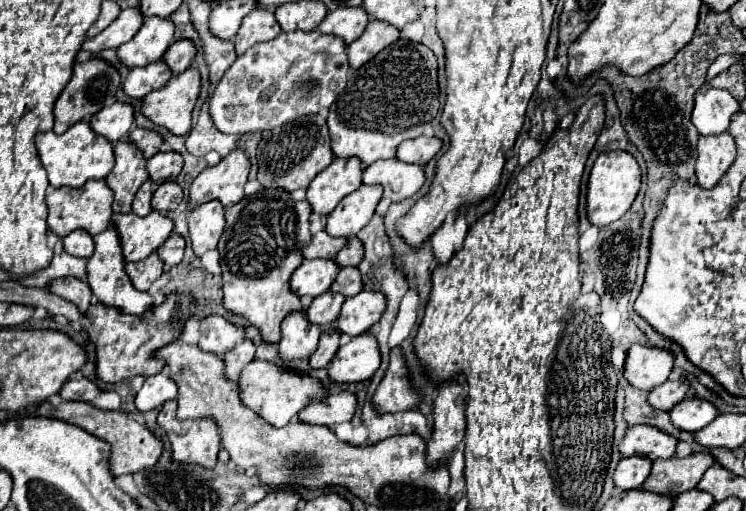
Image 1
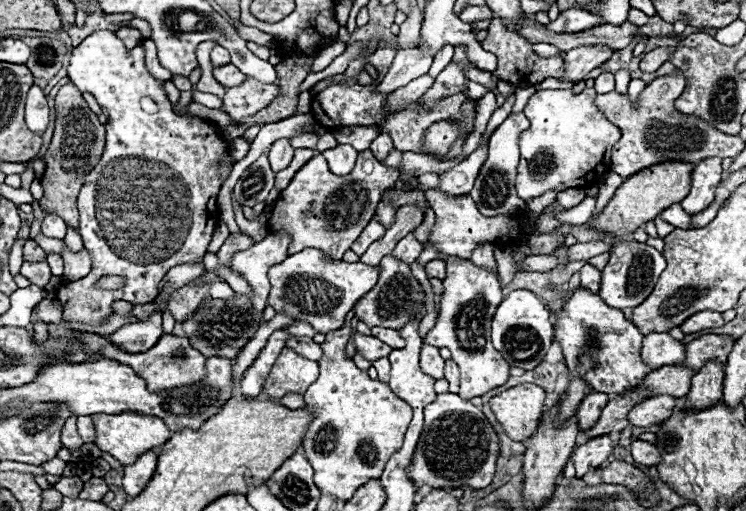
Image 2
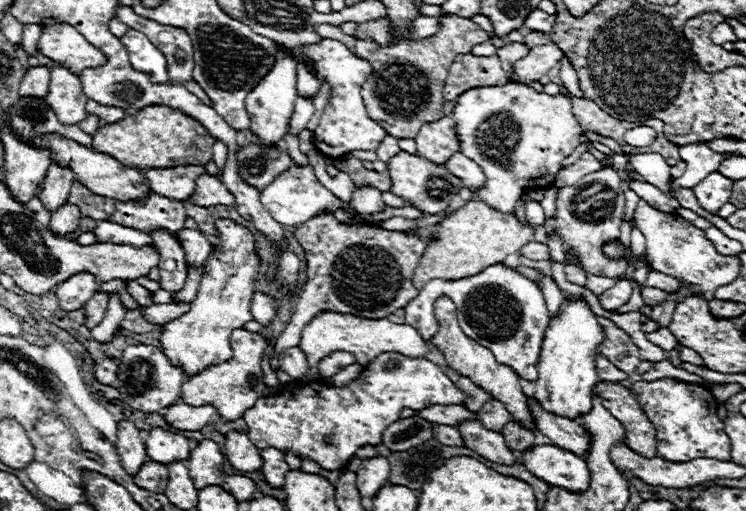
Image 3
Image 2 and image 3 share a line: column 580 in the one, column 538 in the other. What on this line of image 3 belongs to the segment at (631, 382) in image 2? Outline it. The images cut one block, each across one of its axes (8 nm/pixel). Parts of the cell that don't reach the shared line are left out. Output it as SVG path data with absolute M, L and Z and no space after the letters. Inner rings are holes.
M494 264L484 268L476 276L460 278L460 280L432 280L428 282L420 294L410 300L404 308L406 324L418 328L418 332L430 340L436 334L436 318L434 318L434 300L438 296L450 296L458 306L460 326L466 336L478 340L482 346L490 348L492 354L500 364L510 366L520 378L536 382L538 372L538 354L542 346L544 332L550 322L550 312L542 298L540 288L524 278L522 274L514 272L504 264Z

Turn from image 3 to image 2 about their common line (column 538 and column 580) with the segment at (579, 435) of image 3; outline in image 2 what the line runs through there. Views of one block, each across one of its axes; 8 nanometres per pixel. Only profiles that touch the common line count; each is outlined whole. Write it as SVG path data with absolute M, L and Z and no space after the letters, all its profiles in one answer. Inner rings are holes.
M592 390L580 404L578 412L576 412L576 420L578 420L578 430L586 430L592 428L592 424L598 422L598 416L602 414L602 408L606 406L608 394L604 392L596 392Z

